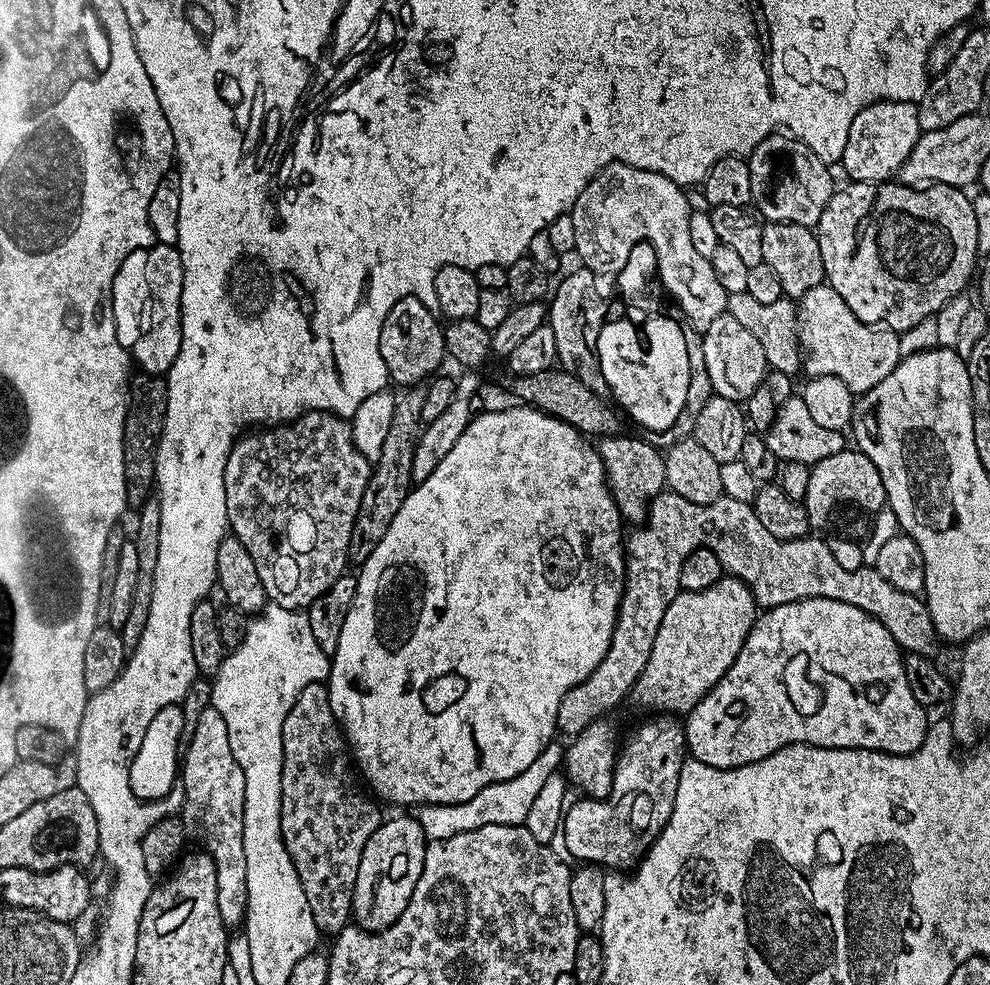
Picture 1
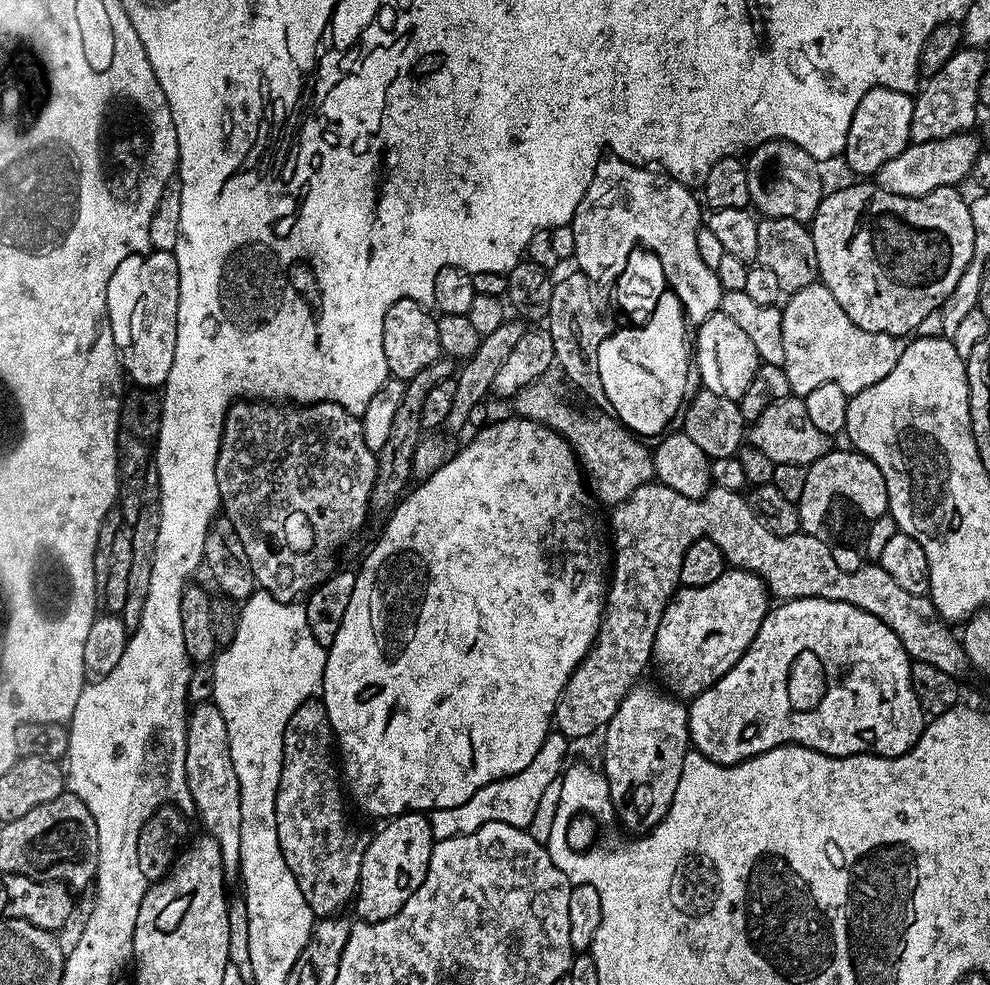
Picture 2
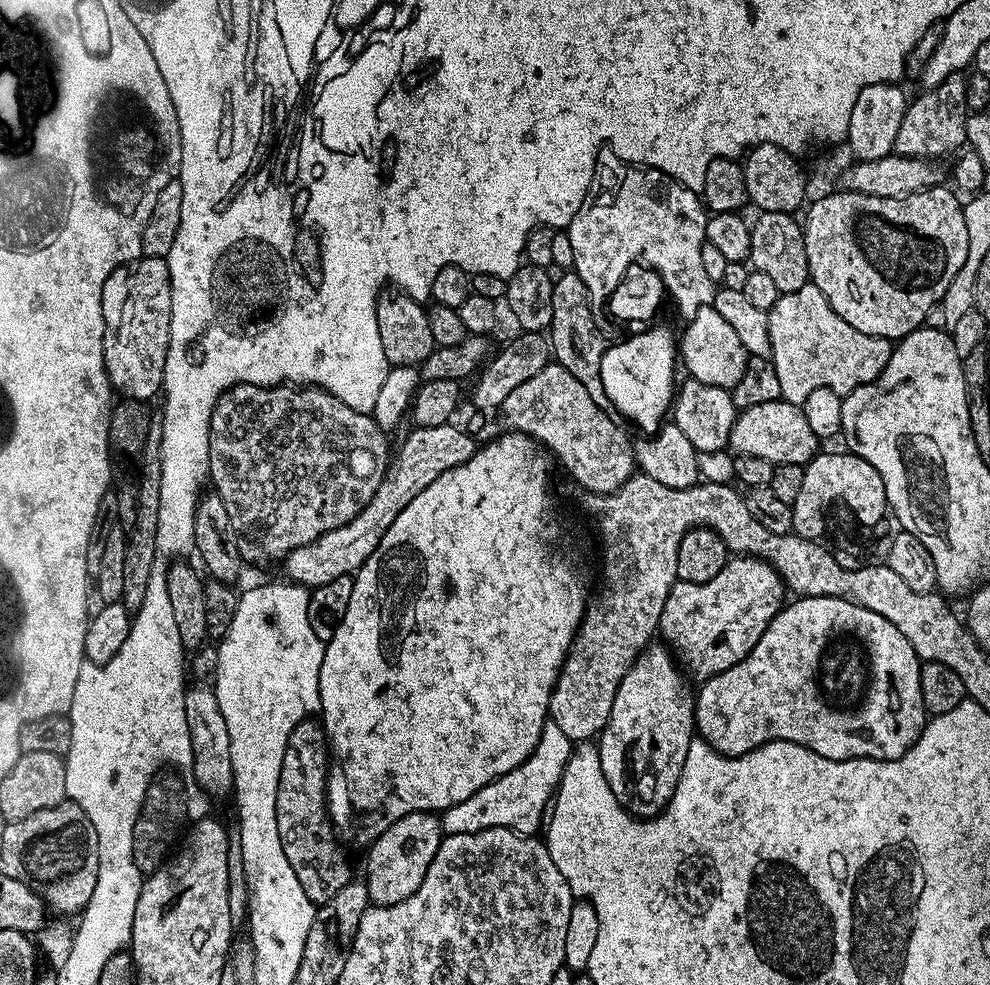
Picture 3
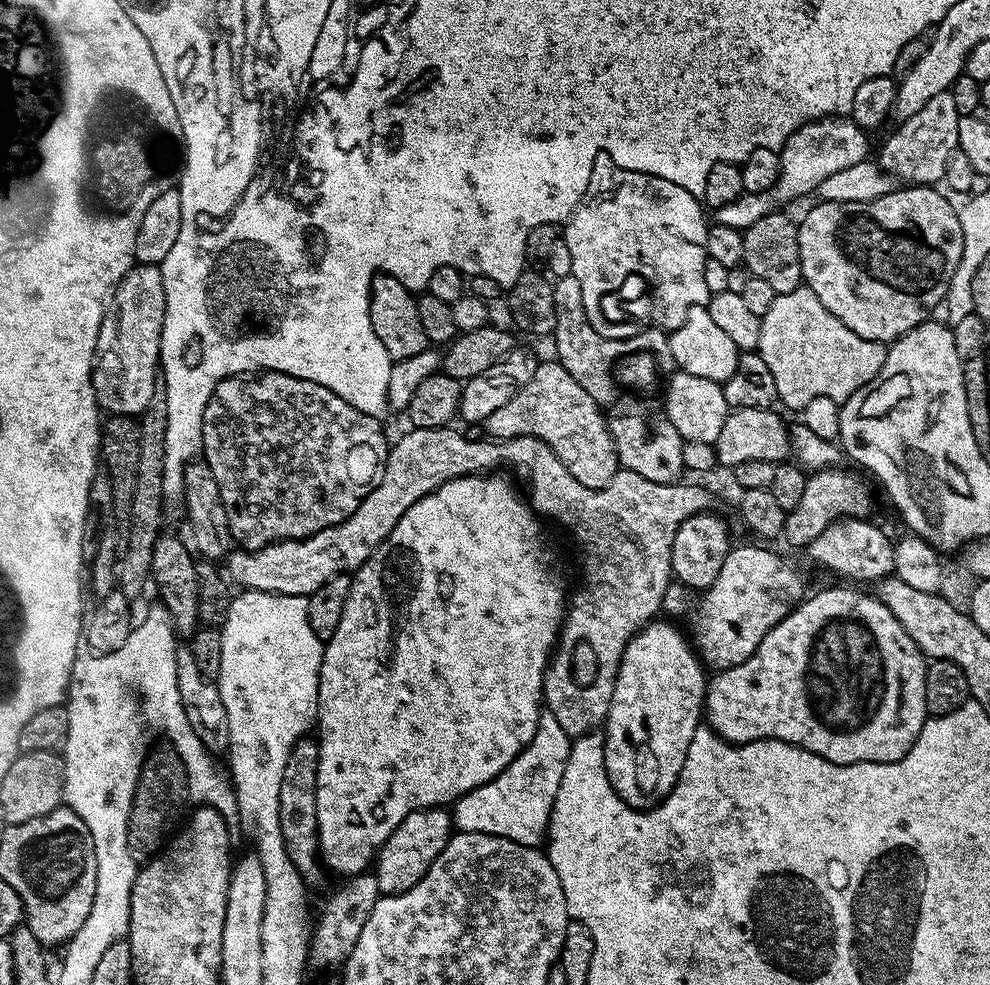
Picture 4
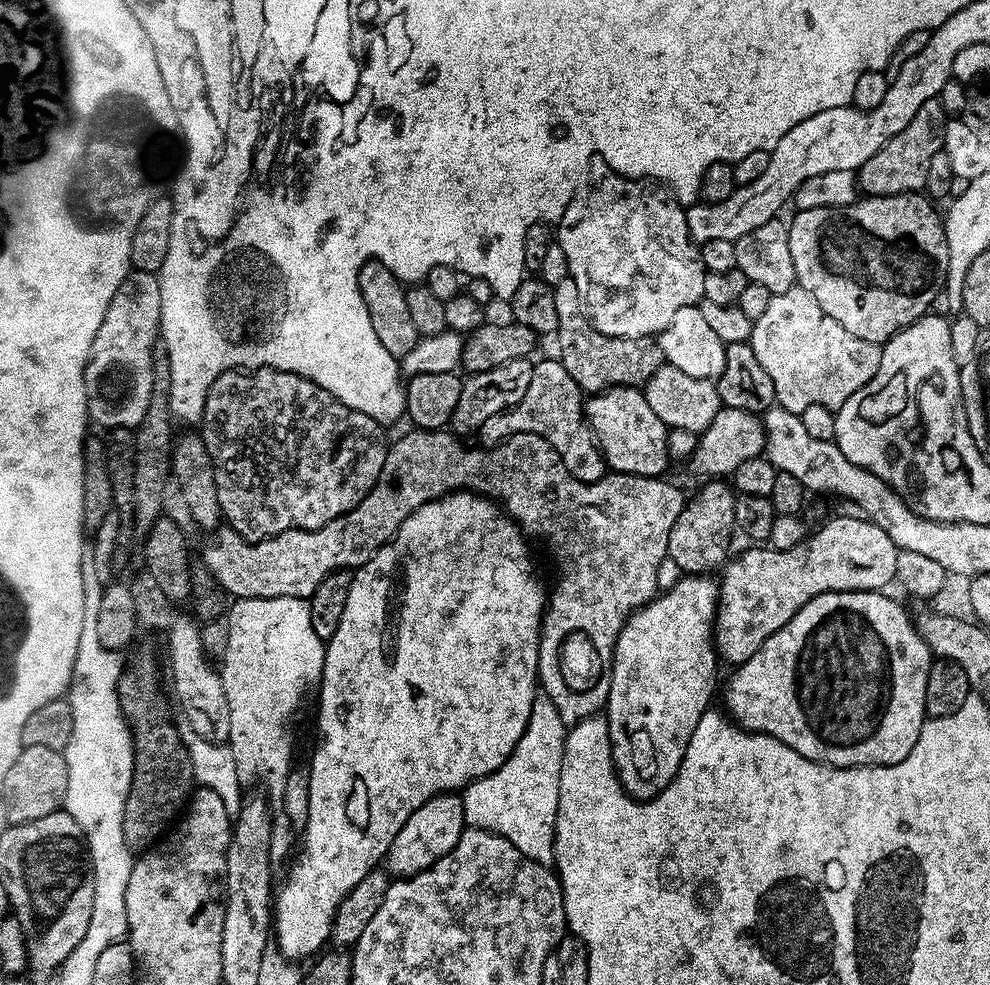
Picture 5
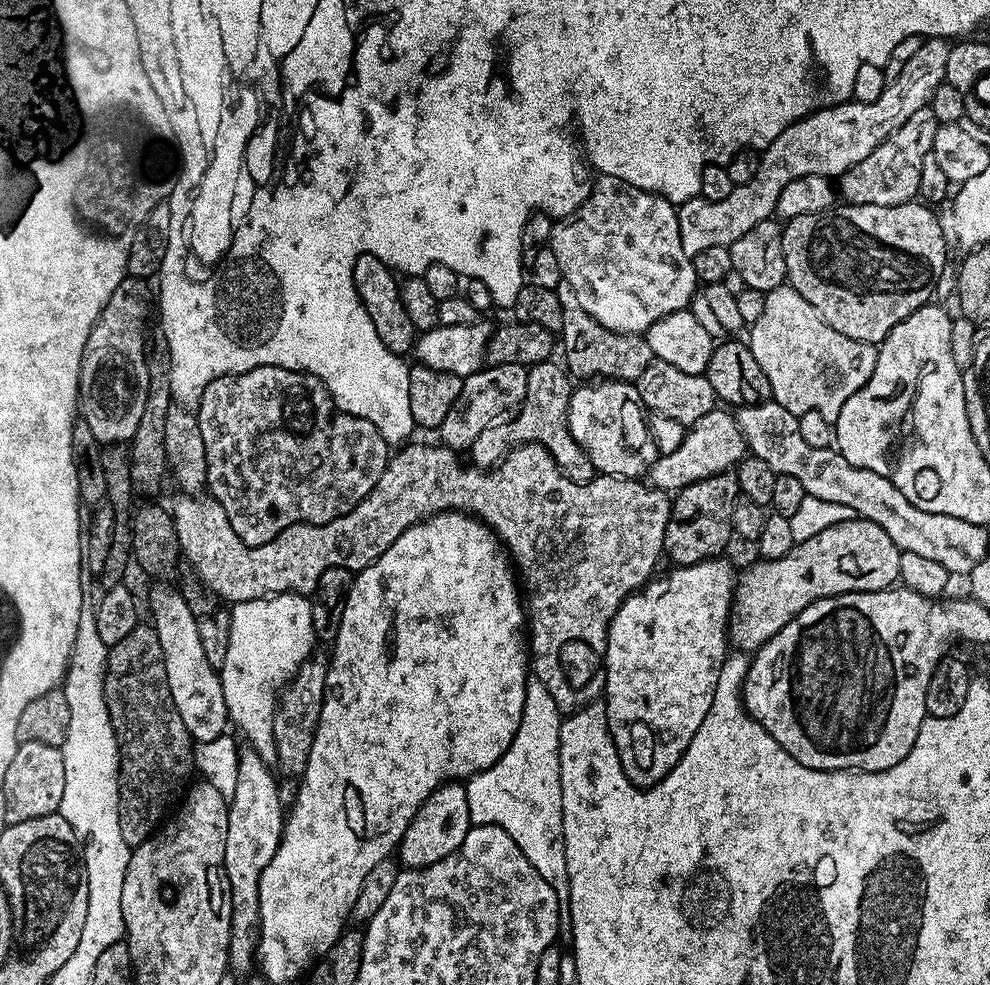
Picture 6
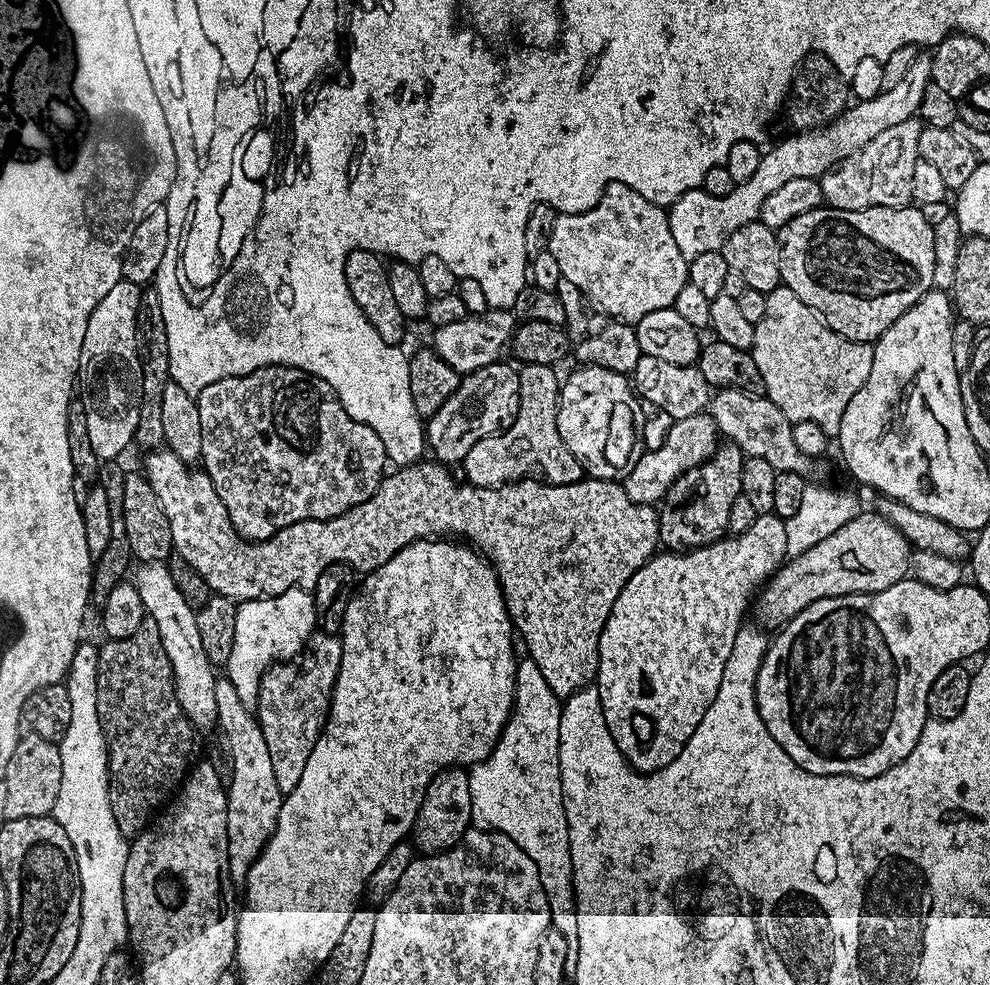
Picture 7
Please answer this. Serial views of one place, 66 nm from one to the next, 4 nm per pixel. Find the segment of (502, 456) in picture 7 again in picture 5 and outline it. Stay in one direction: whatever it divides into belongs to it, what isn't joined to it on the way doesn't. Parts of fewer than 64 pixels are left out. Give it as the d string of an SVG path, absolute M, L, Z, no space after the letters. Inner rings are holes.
M537 359L532 366L530 386L526 389L526 394L522 394L522 402L518 402L507 412L494 414L494 418L486 418L486 422L482 422L478 430L481 440L479 443L484 446L495 446L503 444L507 437L519 432L533 432L546 438L546 442L550 442L550 446L558 450L558 458L562 458L566 470L570 470L574 478L593 484L606 475L606 465L600 445L596 443L592 429L588 427L582 415L584 401L585 397L580 388L574 382L574 378L570 378L559 359Z

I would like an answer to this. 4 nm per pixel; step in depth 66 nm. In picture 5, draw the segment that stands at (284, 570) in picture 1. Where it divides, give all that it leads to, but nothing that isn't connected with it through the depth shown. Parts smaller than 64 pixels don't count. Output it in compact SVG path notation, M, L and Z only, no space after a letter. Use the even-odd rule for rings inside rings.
M257 368L222 373L210 386L204 403L202 435L206 442L206 450L212 459L214 482L218 486L218 502L227 527L233 528L244 540L255 542L269 540L271 536L277 536L291 528L305 528L308 532L312 532L315 528L321 528L334 522L338 517L345 516L347 512L358 506L358 502L362 502L362 498L366 498L366 494L374 486L382 470L388 453L386 440L384 444L384 432L385 429L374 418L346 406L341 400L334 399L330 393L322 390L322 386L293 372L283 372L277 368Z

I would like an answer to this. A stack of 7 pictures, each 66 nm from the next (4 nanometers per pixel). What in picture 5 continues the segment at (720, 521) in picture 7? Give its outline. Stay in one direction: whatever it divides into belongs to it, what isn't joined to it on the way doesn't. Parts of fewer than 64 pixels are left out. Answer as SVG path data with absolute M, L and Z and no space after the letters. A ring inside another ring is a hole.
M712 478L697 490L693 496L689 495L684 501L682 514L674 522L674 530L670 530L670 542L668 543L668 560L676 568L681 568L681 573L689 576L702 576L712 574L729 559L730 551L728 547L732 544L732 536L736 532L736 523L734 522L734 502L737 493L734 491L731 483L725 482L720 478Z

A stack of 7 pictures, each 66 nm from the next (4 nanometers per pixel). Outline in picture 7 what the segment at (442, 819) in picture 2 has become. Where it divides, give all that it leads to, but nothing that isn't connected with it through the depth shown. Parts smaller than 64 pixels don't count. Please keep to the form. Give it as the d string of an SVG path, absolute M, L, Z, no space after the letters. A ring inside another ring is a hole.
M524 658L516 665L516 689L512 714L504 723L496 749L481 764L471 765L470 802L472 823L486 832L500 832L510 838L528 855L530 862L538 866L542 886L546 890L546 902L550 906L552 927L566 938L566 962L569 969L578 966L578 914L576 913L576 890L572 886L572 859L570 858L570 834L564 809L562 778L560 777L560 710L561 697L550 690L542 670L530 658Z

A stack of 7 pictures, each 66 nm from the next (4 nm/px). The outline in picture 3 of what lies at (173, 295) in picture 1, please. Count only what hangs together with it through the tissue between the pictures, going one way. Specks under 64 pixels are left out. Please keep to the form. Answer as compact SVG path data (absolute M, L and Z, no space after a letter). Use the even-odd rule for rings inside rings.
M144 256L106 278L102 290L104 368L121 397L152 402L155 396L157 399L161 395L170 346L171 305L170 270L165 257Z

